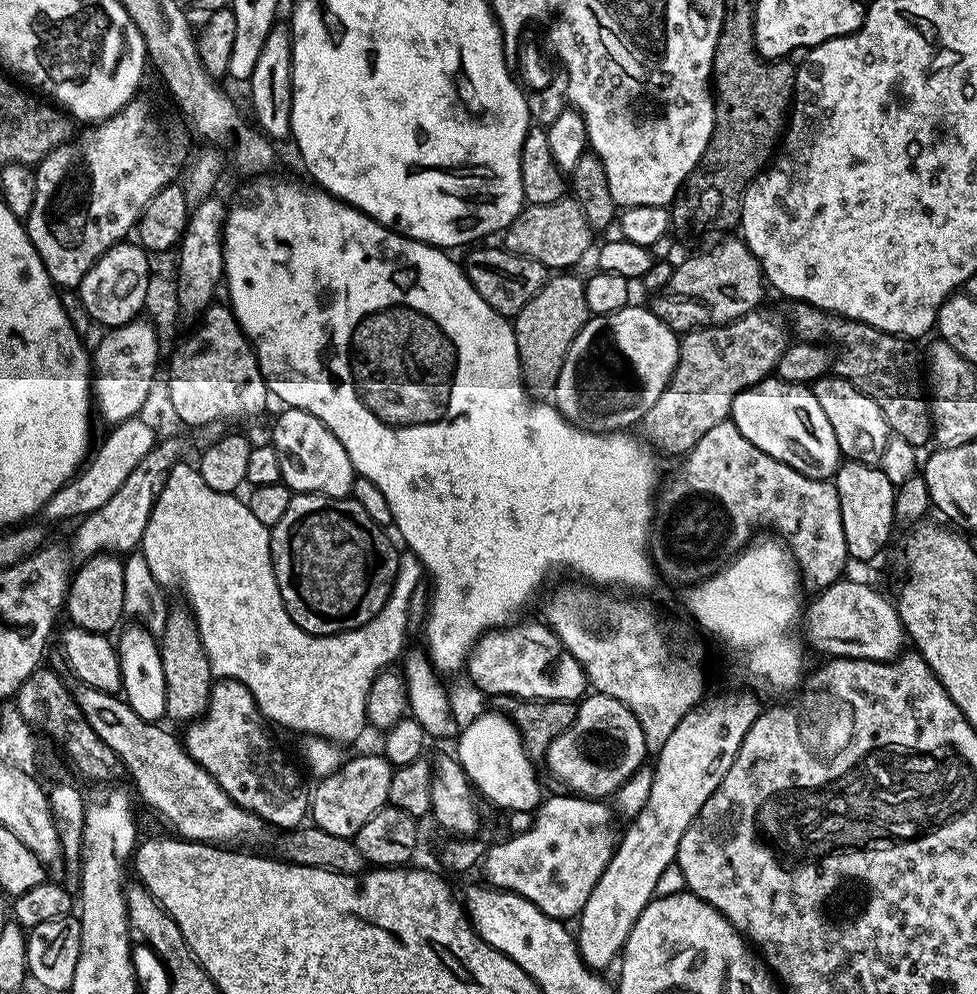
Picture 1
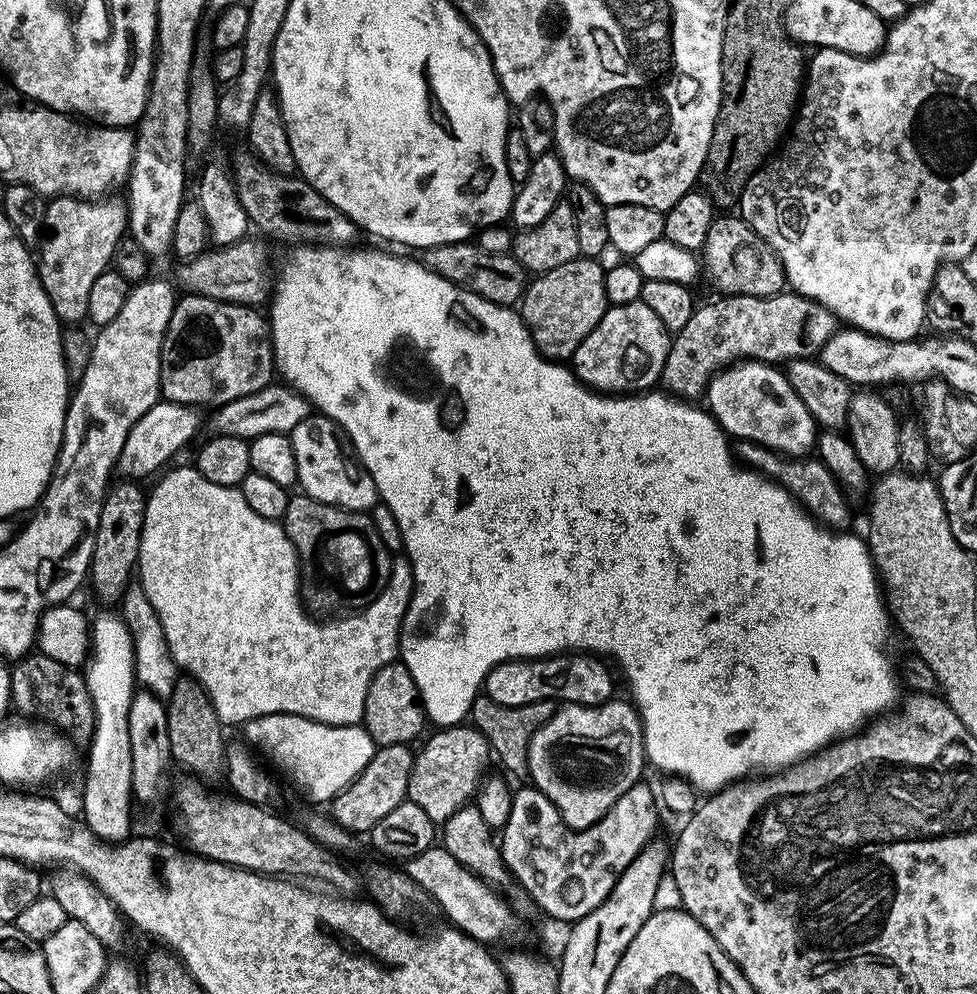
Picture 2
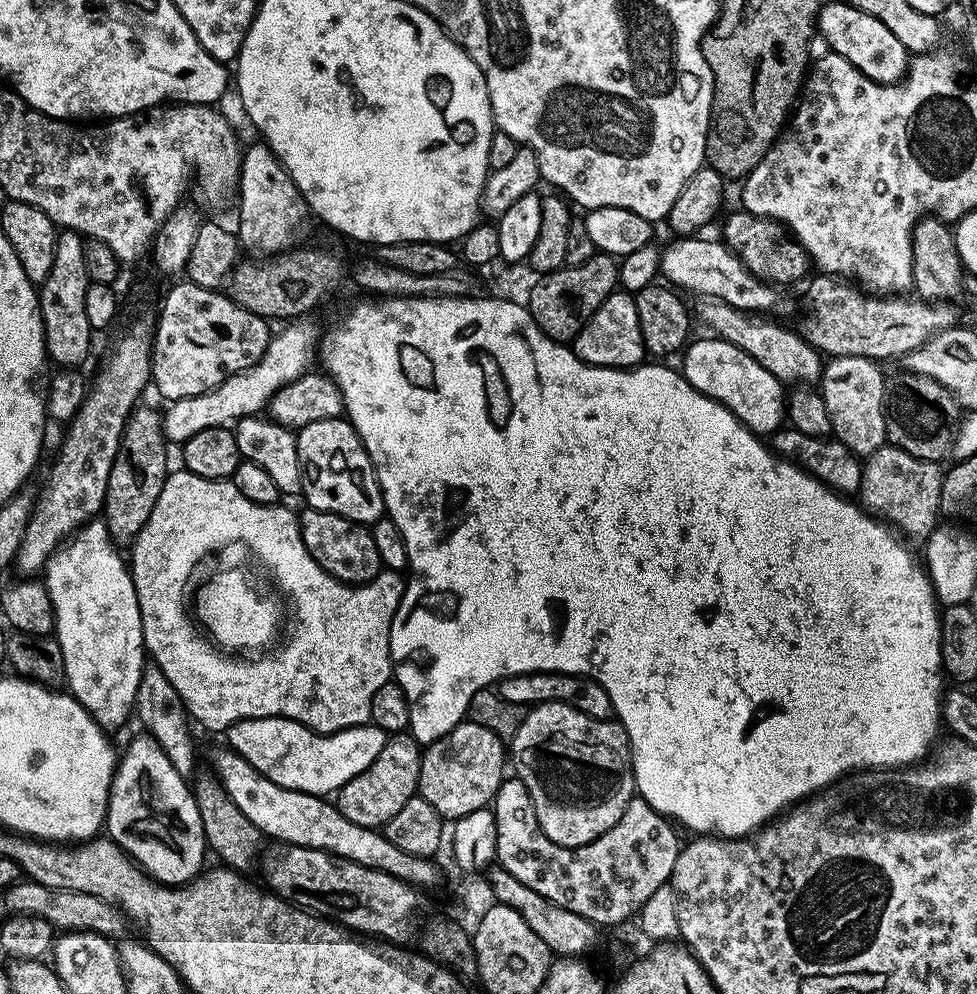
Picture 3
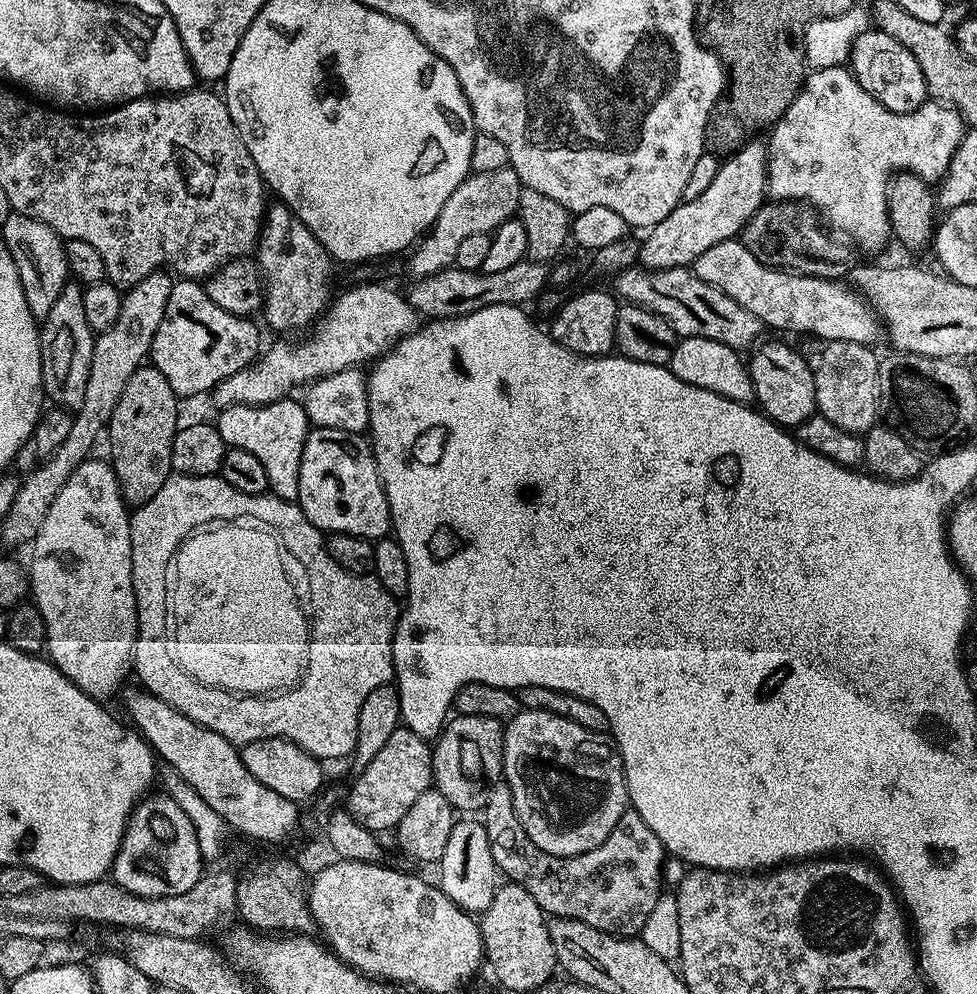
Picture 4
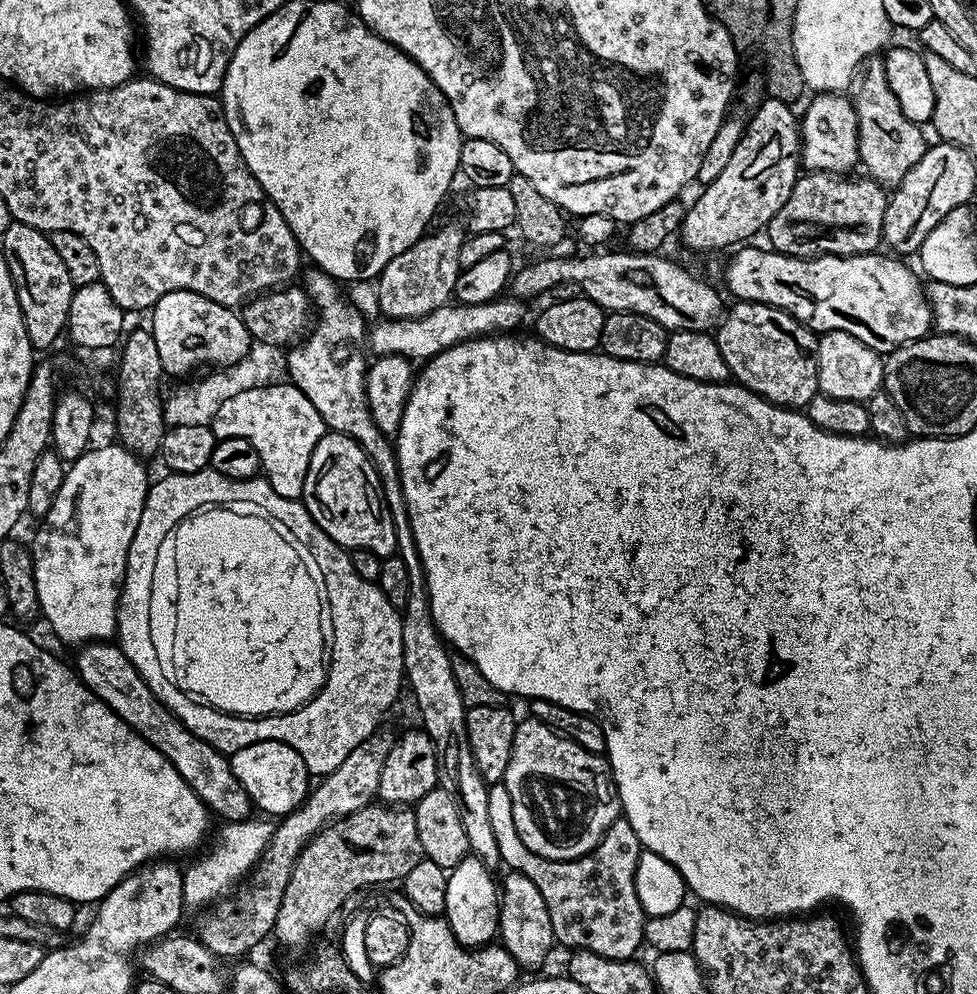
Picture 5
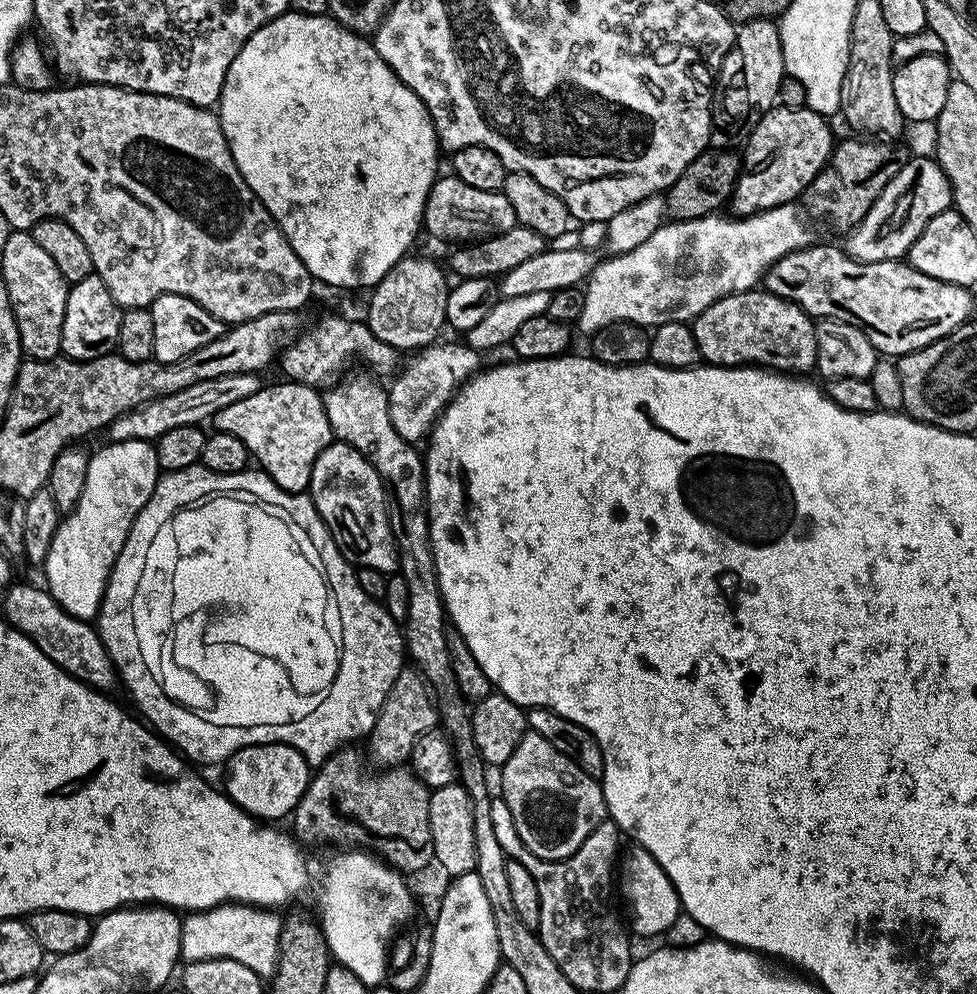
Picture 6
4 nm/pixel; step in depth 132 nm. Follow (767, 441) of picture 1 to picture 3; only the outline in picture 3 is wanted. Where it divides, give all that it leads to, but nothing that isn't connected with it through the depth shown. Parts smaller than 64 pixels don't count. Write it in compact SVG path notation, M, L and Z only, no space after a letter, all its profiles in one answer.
M719 338L707 339L693 339L683 349L682 375L690 382L690 386L729 408L750 431L757 434L775 432L786 420L785 385L774 378L770 370L758 366L758 362L754 362L754 358L738 346Z

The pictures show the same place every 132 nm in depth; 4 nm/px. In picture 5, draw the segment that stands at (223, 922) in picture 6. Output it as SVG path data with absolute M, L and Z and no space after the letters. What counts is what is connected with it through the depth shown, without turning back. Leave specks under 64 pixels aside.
M255 818L228 822L223 825L220 837L212 844L212 849L197 864L186 868L183 878L183 902L185 907L202 908L212 902L217 903L242 876L247 877L260 863L260 856L266 850L274 834L276 824L271 819Z

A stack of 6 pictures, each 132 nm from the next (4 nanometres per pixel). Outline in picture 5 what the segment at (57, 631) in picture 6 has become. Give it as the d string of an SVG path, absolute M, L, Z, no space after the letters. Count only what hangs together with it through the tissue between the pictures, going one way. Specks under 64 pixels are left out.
M93 642L83 645L77 652L80 653L76 656L74 671L81 682L99 700L106 702L106 706L110 706L110 710L114 710L122 722L126 722L139 736L146 738L150 746L159 750L209 810L215 815L217 812L224 822L249 819L248 811L253 811L254 805L242 782L234 778L229 757L195 736L183 722L176 719L176 715L152 693L150 686L146 686L119 643Z

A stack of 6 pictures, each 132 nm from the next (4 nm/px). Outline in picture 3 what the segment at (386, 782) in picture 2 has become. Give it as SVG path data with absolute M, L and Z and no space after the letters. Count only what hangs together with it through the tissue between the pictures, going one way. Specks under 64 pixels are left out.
M396 734L382 746L382 754L362 770L346 786L340 789L334 803L339 812L350 822L358 822L358 826L379 829L388 823L410 798L417 795L418 778L420 777L420 758L422 755L421 745L411 734Z

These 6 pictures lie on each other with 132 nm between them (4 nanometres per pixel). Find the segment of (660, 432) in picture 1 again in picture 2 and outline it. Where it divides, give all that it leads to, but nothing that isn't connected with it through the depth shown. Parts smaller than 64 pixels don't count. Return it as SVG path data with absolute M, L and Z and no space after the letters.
M791 290L779 292L777 296L726 296L712 300L709 304L693 307L690 322L682 326L671 337L668 357L660 375L663 387L673 396L696 398L705 395L710 377L741 360L760 360L773 366L789 360L803 360L815 357L822 346L831 338L838 327L836 316L818 302L800 296Z

